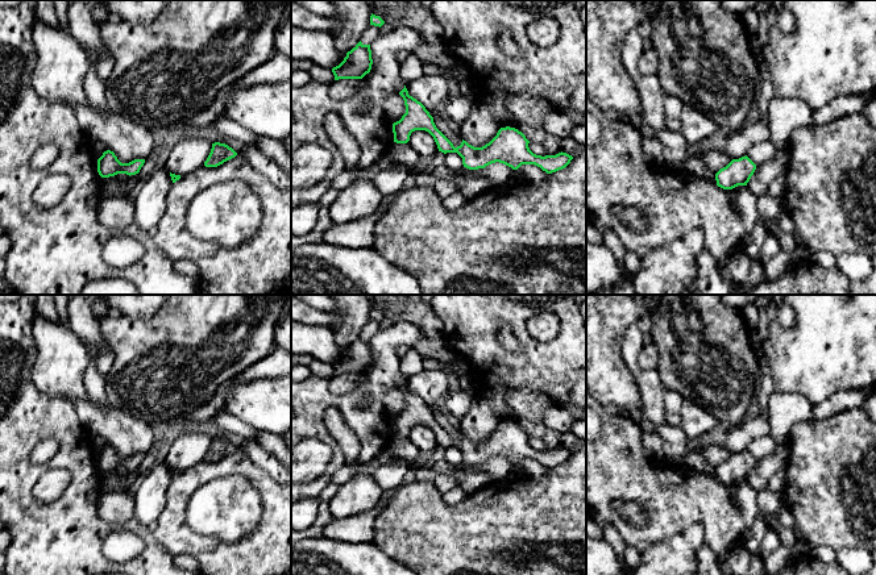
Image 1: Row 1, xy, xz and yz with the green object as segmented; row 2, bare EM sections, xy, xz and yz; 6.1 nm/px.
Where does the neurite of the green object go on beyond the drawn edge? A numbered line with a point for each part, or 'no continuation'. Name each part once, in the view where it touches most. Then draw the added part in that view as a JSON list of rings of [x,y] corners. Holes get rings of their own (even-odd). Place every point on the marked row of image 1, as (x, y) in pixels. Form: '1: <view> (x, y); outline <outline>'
no continuation

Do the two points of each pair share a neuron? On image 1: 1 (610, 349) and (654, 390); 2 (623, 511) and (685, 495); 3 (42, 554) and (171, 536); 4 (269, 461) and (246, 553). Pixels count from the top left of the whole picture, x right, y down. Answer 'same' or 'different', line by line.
1: different
2: different
3: different
4: different

